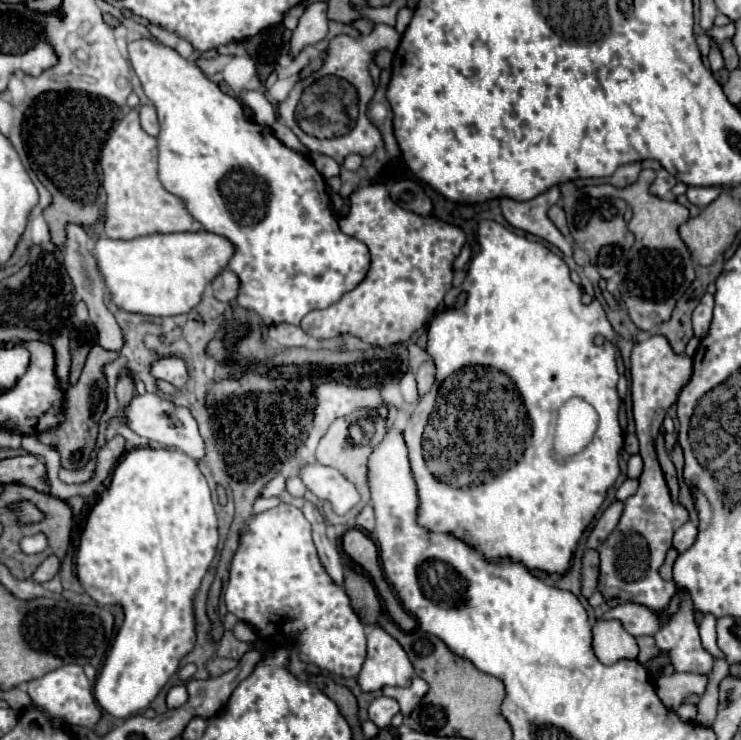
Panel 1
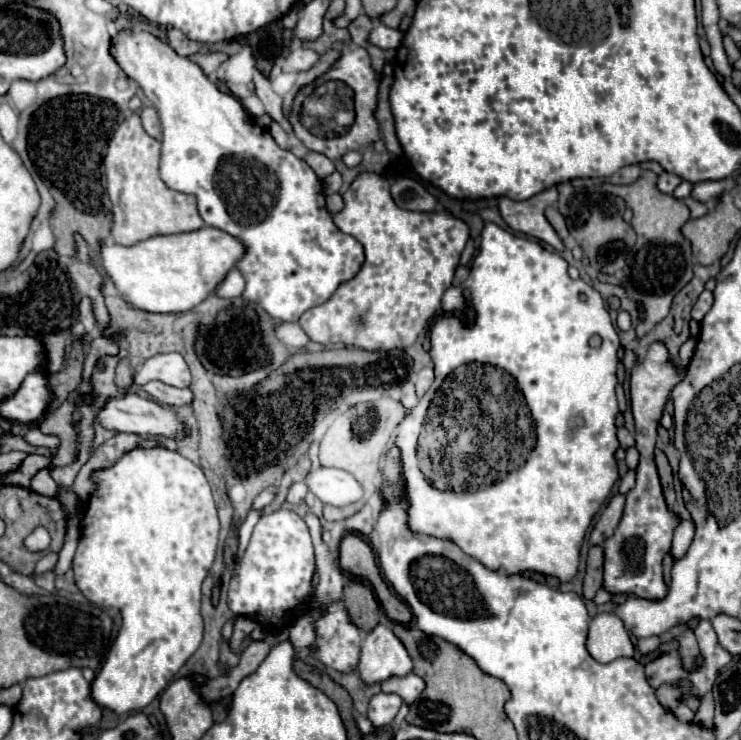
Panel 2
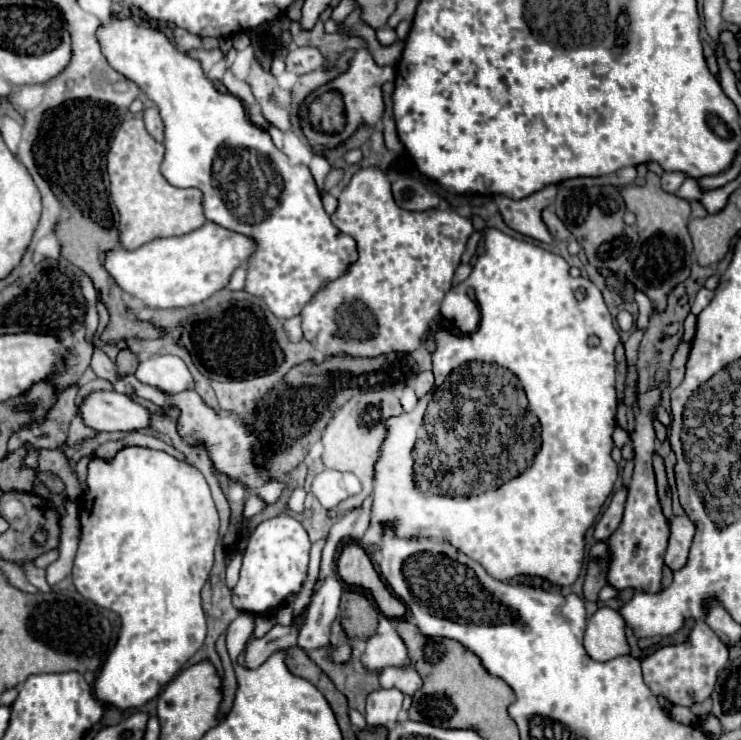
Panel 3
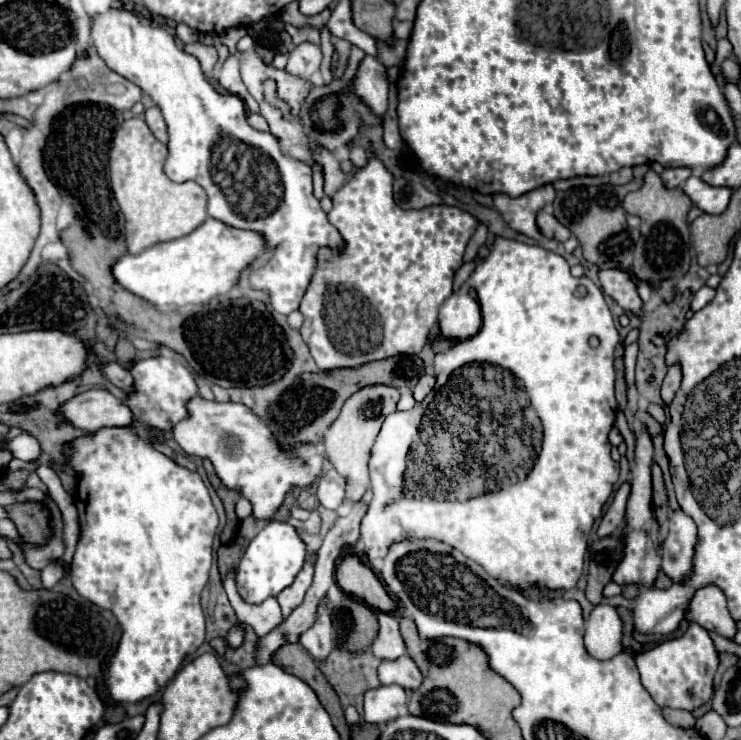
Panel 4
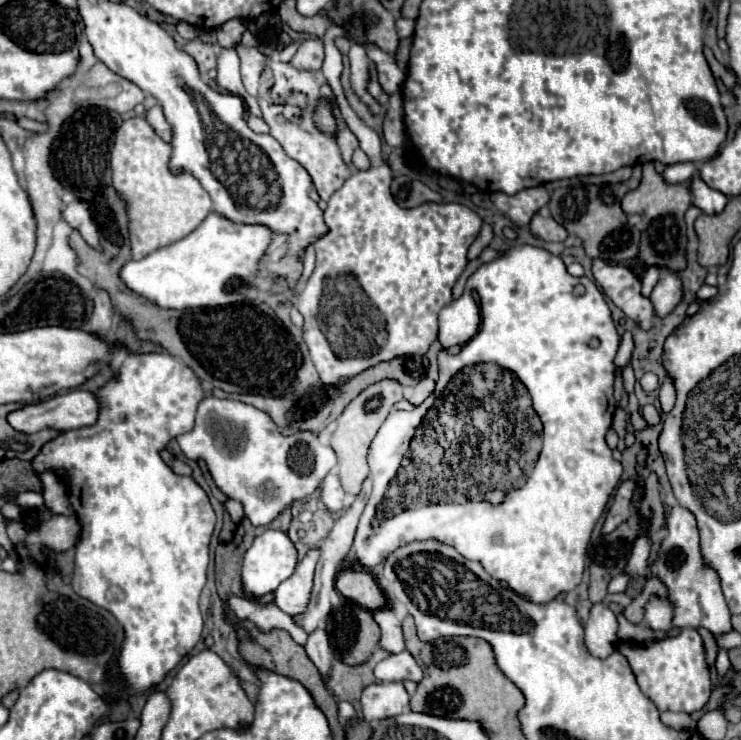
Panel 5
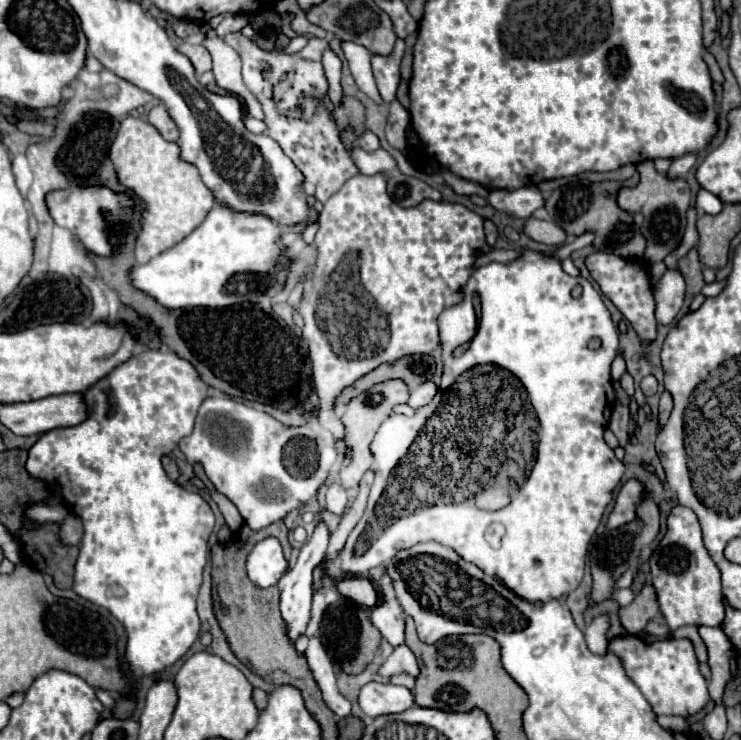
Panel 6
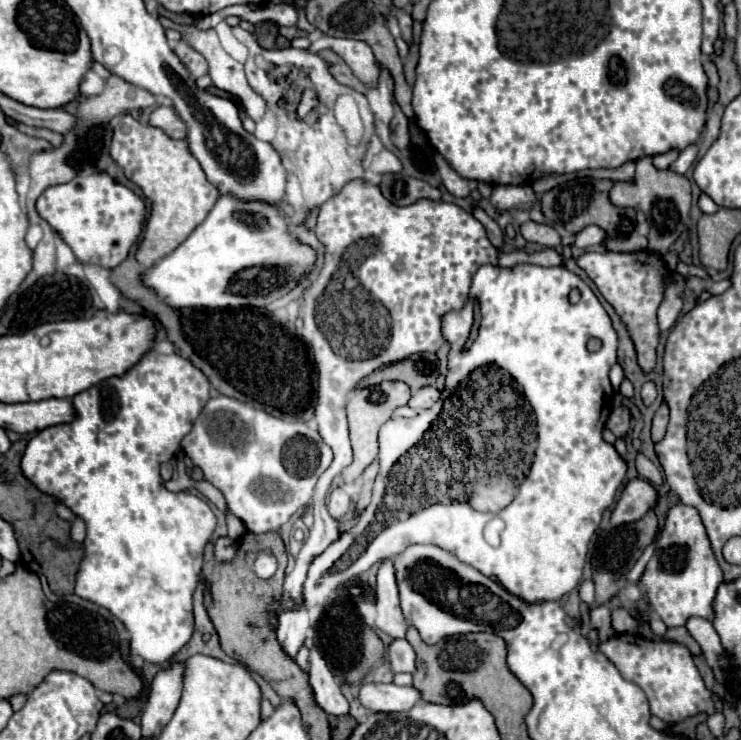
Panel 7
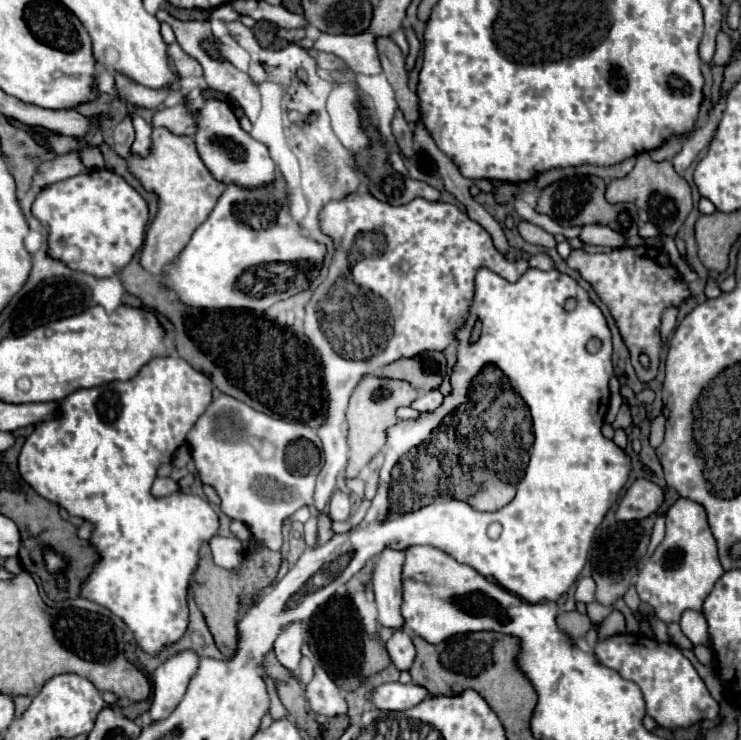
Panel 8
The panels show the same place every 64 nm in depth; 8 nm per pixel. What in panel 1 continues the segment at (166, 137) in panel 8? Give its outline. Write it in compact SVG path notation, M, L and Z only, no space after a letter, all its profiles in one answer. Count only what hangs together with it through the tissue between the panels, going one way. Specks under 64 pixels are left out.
M132 108L122 122L112 130L110 138L106 140L102 154L100 154L100 166L102 166L102 174L104 174L104 190L106 190L106 210L104 210L104 234L108 238L122 238L122 240L130 240L136 236L146 236L146 234L168 234L168 232L198 232L202 226L200 222L196 222L188 210L184 208L184 204L170 192L164 190L164 186L158 180L158 140L148 136L138 120L138 110Z

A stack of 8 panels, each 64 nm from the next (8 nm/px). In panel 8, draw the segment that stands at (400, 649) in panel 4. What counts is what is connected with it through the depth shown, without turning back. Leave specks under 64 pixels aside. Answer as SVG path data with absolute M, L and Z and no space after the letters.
M386 548L376 558L376 570L372 578L376 606L378 606L378 622L384 628L392 628L392 630L402 630L404 626L404 618L400 614L402 562L404 562L404 552Z

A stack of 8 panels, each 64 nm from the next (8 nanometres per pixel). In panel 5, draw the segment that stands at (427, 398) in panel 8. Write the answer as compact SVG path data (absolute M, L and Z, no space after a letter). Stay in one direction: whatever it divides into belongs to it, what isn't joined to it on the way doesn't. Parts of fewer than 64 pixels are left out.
M424 378L424 380L420 380L420 382L412 388L408 400L410 400L414 406L418 406L418 404L422 404L432 392L434 392L434 380Z

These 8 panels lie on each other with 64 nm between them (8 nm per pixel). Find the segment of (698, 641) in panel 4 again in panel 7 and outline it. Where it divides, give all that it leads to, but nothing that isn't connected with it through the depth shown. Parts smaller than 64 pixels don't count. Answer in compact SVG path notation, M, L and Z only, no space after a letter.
M626 634L626 636L610 638L608 642L602 642L600 652L604 652L616 664L616 668L626 680L638 684L644 690L654 716L676 724L700 712L706 712L706 714L714 712L710 690L706 688L692 660L690 650L684 644L668 642L668 640L646 640L642 636Z

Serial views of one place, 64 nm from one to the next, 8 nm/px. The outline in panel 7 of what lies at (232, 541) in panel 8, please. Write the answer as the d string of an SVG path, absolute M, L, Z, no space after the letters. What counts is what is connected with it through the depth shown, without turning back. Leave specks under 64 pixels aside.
M218 538L214 542L214 546L216 546L216 558L218 560L230 560L236 554L234 540L230 540L230 538Z

